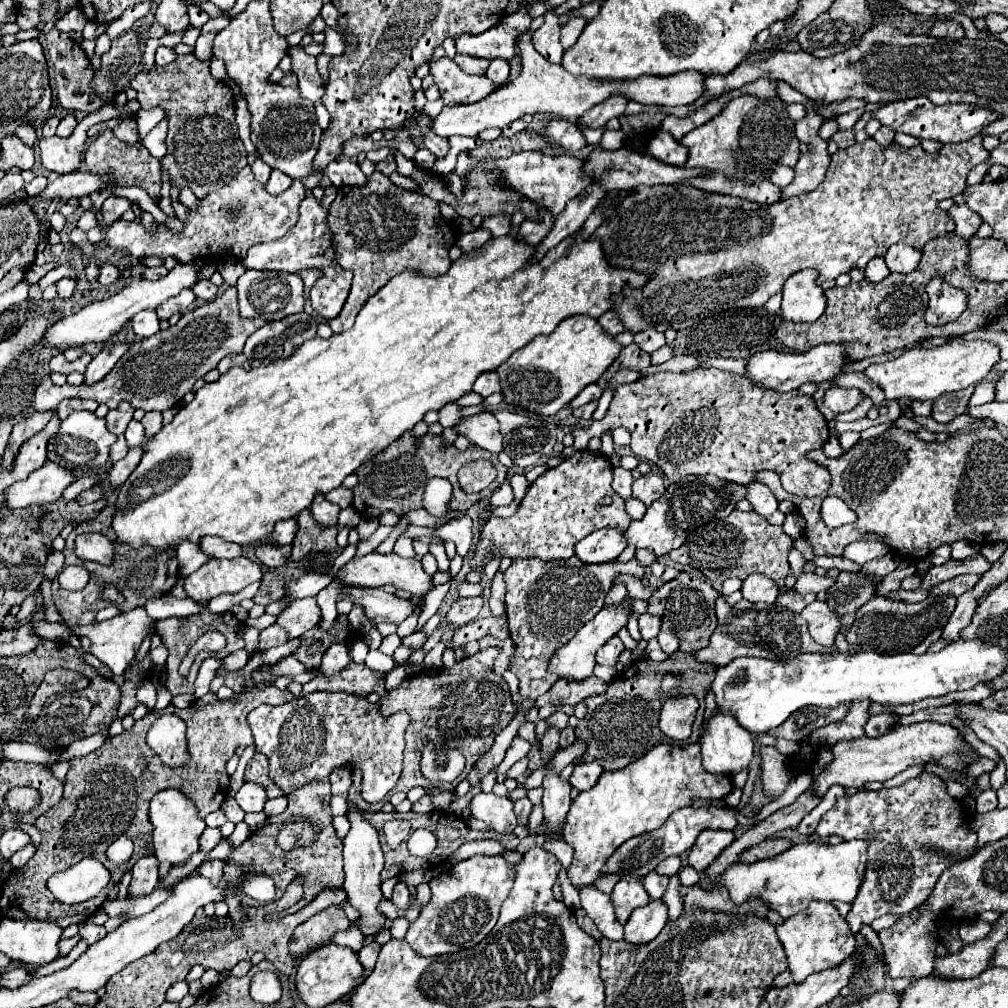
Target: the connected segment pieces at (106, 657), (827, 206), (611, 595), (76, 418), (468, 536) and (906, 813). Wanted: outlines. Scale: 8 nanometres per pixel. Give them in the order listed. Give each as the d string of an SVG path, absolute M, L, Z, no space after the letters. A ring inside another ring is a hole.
M135 608L131 612L115 616L111 620L97 622L97 624L91 624L91 626L81 626L79 630L81 630L83 636L87 636L91 640L89 652L95 658L99 658L103 664L107 664L113 670L113 674L123 674L127 664L133 660L135 652L139 650L139 644L143 642L147 632L151 632L153 624L155 624L155 620L151 620L143 608Z
M975 136L969 142L945 144L935 156L927 154L921 146L901 148L895 142L881 146L871 138L847 150L837 150L831 156L825 180L815 190L779 200L771 206L723 194L703 194L703 190L693 186L637 186L617 204L615 218L611 214L593 234L599 236L605 256L615 268L631 268L635 272L645 272L647 268L653 274L643 290L625 288L613 296L613 310L619 312L625 330L631 332L645 328L657 328L659 332L667 328L691 330L691 354L703 360L747 360L755 352L779 350L775 326L757 322L757 306L765 306L773 294L781 292L789 276L805 268L815 268L821 272L821 282L835 280L851 268L863 270L871 258L885 256L889 246L897 242L923 248L927 240L951 232L955 224L937 204L961 194L969 170L987 158L989 152L983 148L983 136Z
M615 582L611 586L611 590L607 592L607 598L605 598L605 604L609 604L609 600L623 600L627 596L627 588L623 582Z
M73 412L69 418L61 422L61 428L57 434L49 438L47 444L47 460L49 462L59 462L63 468L69 470L93 470L99 468L107 462L109 458L109 448L115 442L115 434L111 434L105 426L105 420L97 418L93 412Z
M464 516L457 520L451 520L435 529L409 524L404 534L413 539L428 535L444 541L452 541L456 546L457 554L465 557L472 546L472 520L469 516Z
M923 772L897 788L881 788L877 792L859 790L857 794L839 798L837 804L823 814L815 836L827 838L837 834L843 840L877 836L877 840L869 844L869 868L861 892L853 902L853 910L845 918L851 932L857 934L877 916L903 916L923 904L933 892L941 872L951 864L937 860L937 856L921 856L921 844L931 842L947 852L969 852L977 838L965 828L963 822L967 818L969 816L963 812L961 804L947 794L943 780L931 772Z

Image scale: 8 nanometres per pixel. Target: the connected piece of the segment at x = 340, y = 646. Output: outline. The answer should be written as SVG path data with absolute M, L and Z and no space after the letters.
M333 642L321 660L321 672L323 676L333 676L337 672L341 672L347 664L349 664L349 654L347 654L347 646L345 642Z

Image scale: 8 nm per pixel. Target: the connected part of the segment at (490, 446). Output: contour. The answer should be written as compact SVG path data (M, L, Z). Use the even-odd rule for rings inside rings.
M481 412L477 416L465 418L455 428L459 428L461 436L467 436L471 444L485 448L493 454L499 454L503 450L503 438L499 432L499 422L491 412Z

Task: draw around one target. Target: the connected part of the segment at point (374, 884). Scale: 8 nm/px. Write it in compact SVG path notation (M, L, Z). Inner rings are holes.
M351 808L347 818L351 822L351 830L347 832L345 842L343 842L343 848L345 848L343 850L343 860L345 860L345 884L343 884L343 888L347 892L347 900L361 912L359 928L365 930L367 936L371 936L385 922L385 918L377 912L377 906L383 900L381 878L379 878L379 872L383 870L383 850L381 850L375 826L371 826L357 808Z

